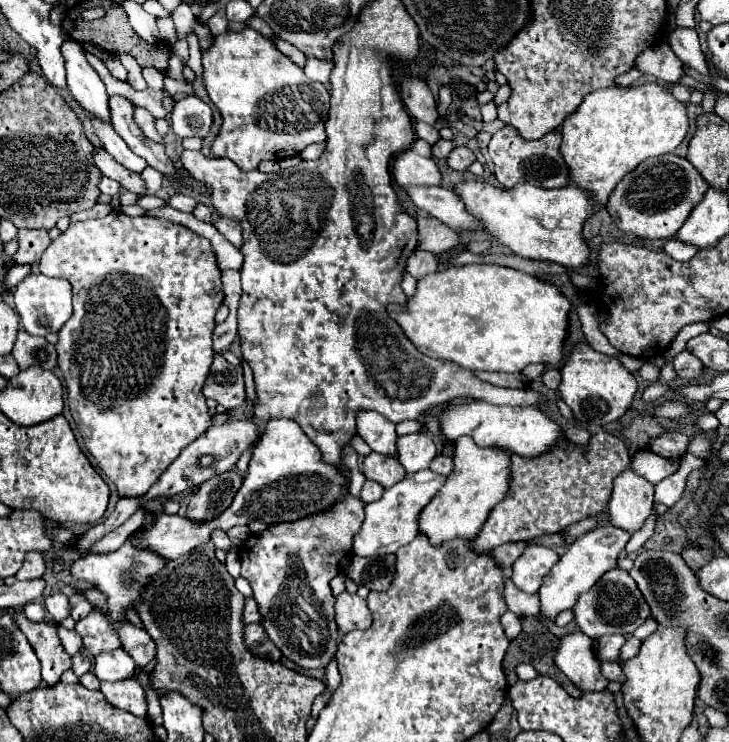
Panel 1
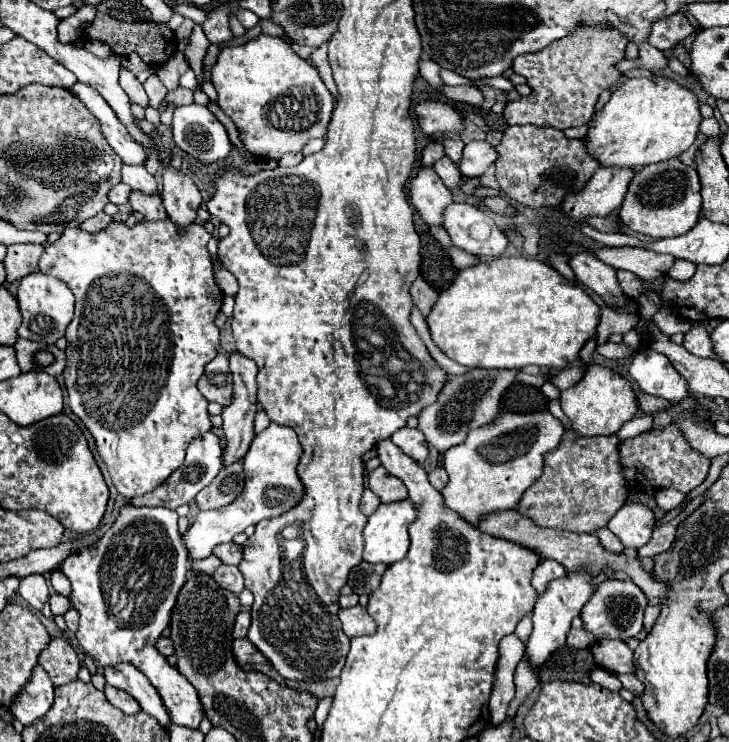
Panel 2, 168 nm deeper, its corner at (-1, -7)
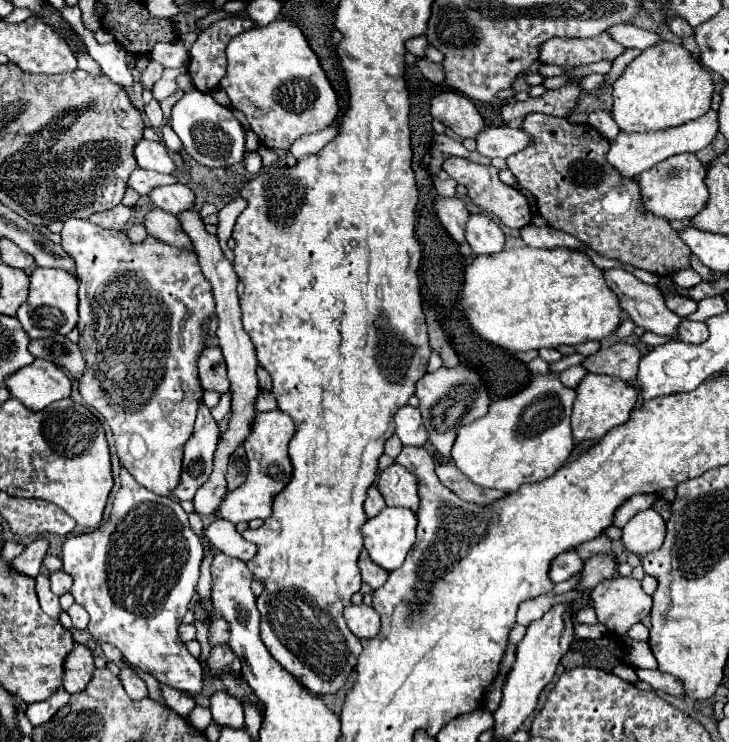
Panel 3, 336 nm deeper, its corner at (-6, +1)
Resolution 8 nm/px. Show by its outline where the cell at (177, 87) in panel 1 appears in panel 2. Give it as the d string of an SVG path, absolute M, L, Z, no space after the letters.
M151 75L145 81L143 86L149 96L150 106L158 110L161 102L165 99L168 90L165 88L157 75Z

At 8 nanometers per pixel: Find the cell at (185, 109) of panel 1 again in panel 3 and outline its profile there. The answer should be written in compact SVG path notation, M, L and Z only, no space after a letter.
M190 90L180 96L180 100L172 108L170 126L182 140L184 150L190 158L198 164L208 168L228 168L240 164L244 158L244 144L246 144L246 130L232 114L232 110L220 106L210 92Z

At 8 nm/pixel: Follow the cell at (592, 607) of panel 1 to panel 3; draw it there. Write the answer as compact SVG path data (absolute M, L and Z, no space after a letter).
M616 576L594 588L592 604L594 610L610 610L610 632L626 634L632 624L650 614L652 596L642 590L638 580Z

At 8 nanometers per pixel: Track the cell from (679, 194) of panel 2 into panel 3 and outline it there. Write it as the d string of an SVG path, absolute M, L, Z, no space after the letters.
M696 154L670 156L640 174L640 188L642 188L642 196L644 196L644 206L652 214L664 216L668 220L694 218L704 208L704 204L708 200L708 188L706 188L704 180L706 180L706 168L696 158Z

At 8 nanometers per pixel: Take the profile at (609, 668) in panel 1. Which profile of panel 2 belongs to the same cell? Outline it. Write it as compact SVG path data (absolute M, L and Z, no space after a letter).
M627 674L627 676L619 676L619 680L621 680L621 684L623 684L623 688L627 688L629 692L633 692L635 696L641 696L641 692L643 692L643 684L635 678L635 674Z

